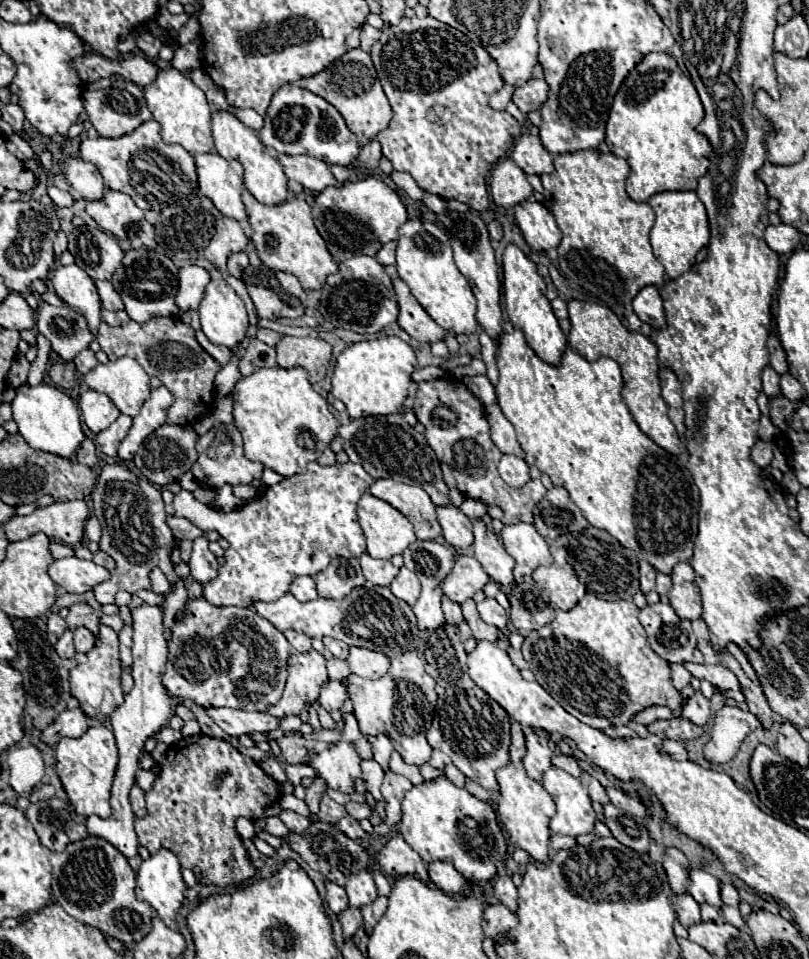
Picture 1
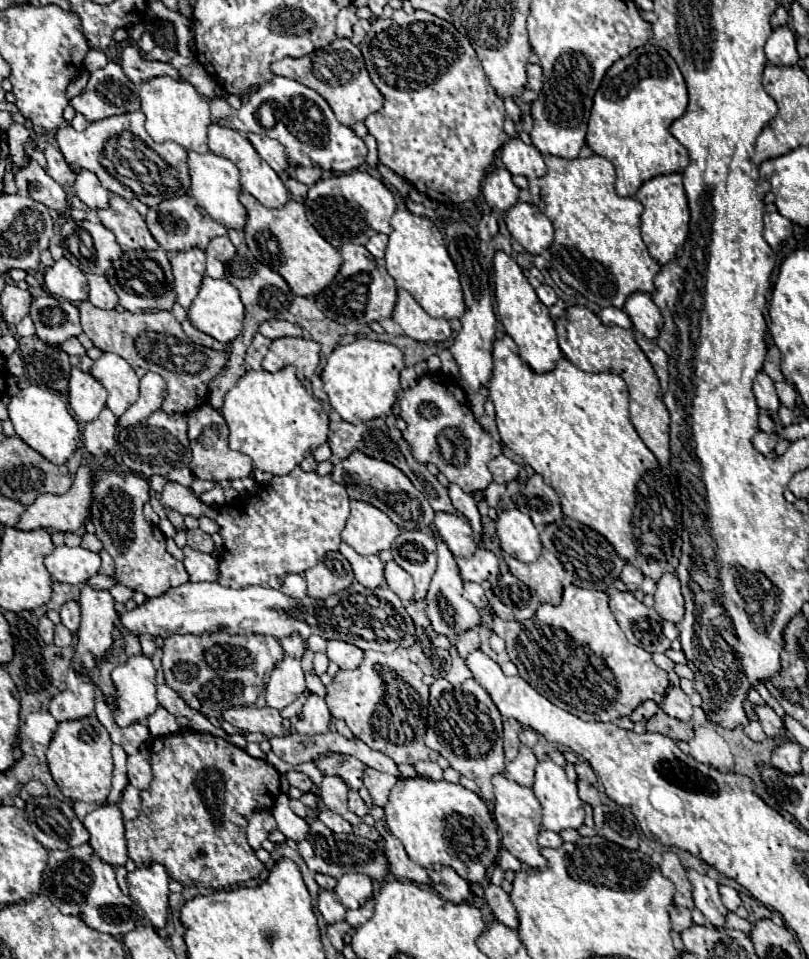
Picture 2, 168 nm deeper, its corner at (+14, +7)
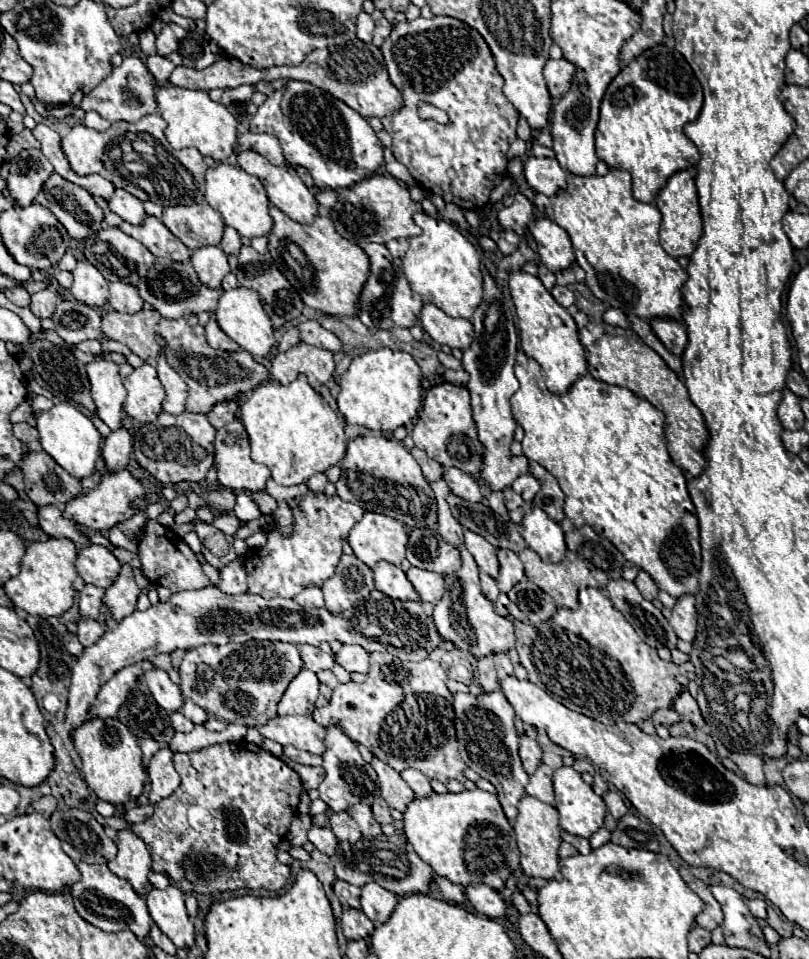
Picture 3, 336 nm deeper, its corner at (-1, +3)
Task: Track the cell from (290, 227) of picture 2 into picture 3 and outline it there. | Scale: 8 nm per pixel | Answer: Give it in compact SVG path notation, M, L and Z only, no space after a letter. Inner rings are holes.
M270 205L274 227L268 237L268 249L280 273L292 283L302 301L322 313L356 317L358 297L370 275L370 261L362 247L344 239L330 217L316 217L312 225L302 225L284 215L278 207Z

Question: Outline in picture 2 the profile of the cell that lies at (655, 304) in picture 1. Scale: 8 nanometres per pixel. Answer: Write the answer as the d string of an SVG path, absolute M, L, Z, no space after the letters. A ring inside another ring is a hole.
M635 291L627 297L625 301L625 311L629 313L631 321L633 321L633 327L643 333L647 339L655 339L661 331L661 313L657 311L655 303L651 301L649 293L641 293L641 291Z

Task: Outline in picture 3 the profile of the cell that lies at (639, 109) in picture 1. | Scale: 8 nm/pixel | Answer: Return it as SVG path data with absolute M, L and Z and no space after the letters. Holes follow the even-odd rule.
M666 45L646 49L632 59L608 85L602 105L600 121L596 127L596 153L612 169L624 169L632 175L632 193L642 203L652 203L656 193L666 185L668 177L680 169L692 167L700 161L696 145L684 135L684 125L694 121L702 109L702 87L686 63L686 59Z

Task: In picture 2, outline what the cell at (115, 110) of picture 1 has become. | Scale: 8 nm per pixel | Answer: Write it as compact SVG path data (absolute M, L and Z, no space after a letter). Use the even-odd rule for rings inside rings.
M107 63L103 69L91 73L87 87L71 105L77 113L83 113L87 121L101 121L113 115L139 111L139 95L121 67L117 63Z

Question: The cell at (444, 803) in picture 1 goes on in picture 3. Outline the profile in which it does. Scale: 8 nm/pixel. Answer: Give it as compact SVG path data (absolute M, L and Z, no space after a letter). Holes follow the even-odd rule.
M480 789L444 795L432 793L430 797L414 799L404 813L404 833L408 837L408 843L420 855L420 859L426 861L436 871L436 875L446 877L462 887L468 887L472 883L486 883L488 887L502 891L506 879L520 869L520 851L516 847L514 829L506 819L498 797Z

